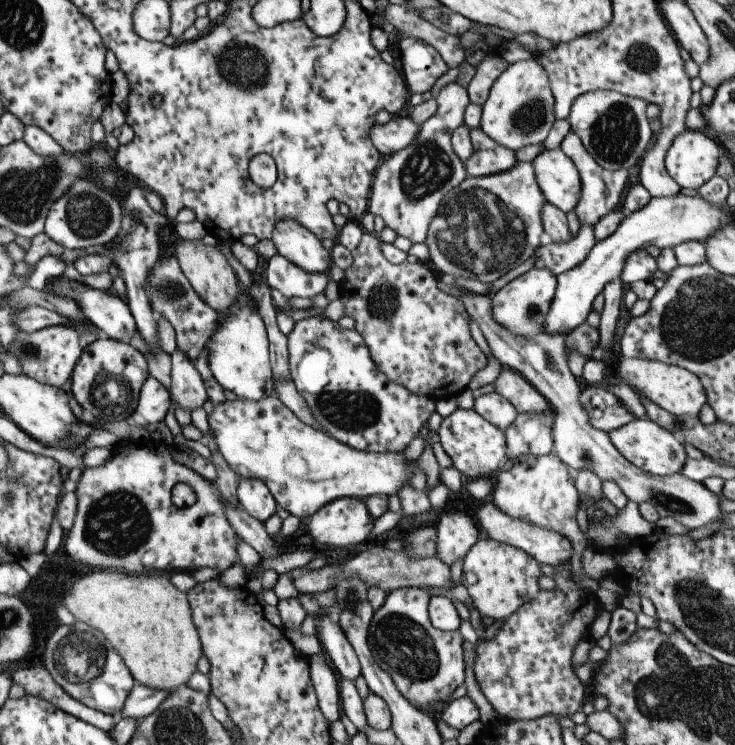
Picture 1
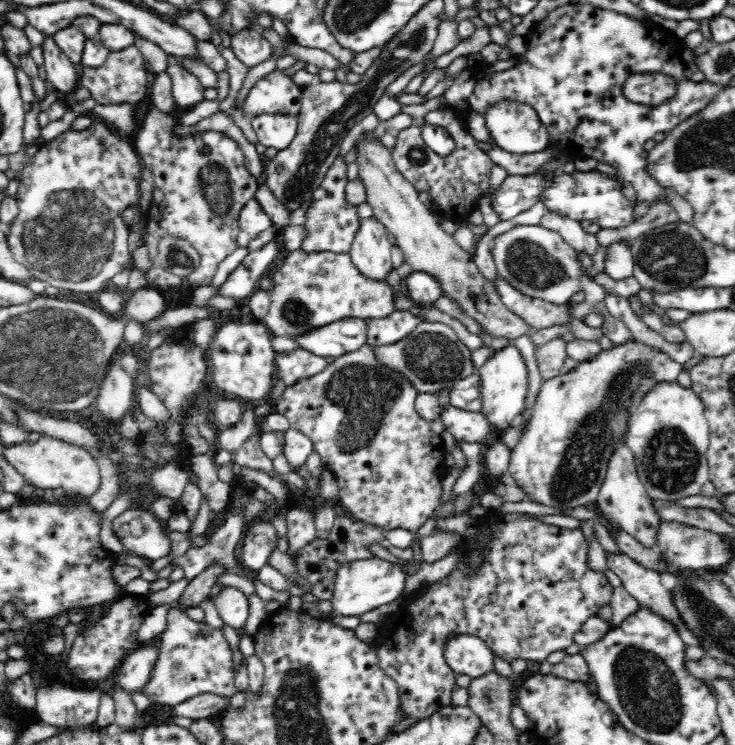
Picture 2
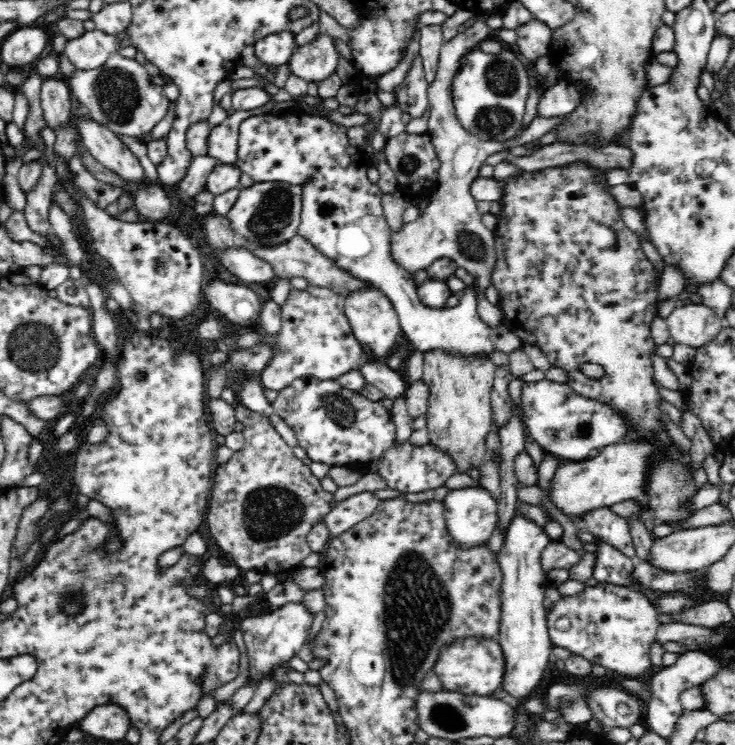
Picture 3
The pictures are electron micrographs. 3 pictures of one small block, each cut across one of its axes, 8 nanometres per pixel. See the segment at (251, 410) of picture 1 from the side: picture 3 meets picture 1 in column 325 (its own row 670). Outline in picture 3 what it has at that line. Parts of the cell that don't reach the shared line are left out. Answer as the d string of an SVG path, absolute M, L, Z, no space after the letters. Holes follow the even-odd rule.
M462 637L444 645L436 659L433 671L444 690L458 691L467 695L495 696L504 682L506 663L500 643L492 637Z

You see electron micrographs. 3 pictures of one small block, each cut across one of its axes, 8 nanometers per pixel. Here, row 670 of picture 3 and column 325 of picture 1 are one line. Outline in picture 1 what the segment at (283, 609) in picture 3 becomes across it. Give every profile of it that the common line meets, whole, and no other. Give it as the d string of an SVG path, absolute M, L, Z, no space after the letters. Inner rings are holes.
M282 219L273 228L272 242L278 254L309 273L327 274L331 253L316 235L292 219Z

